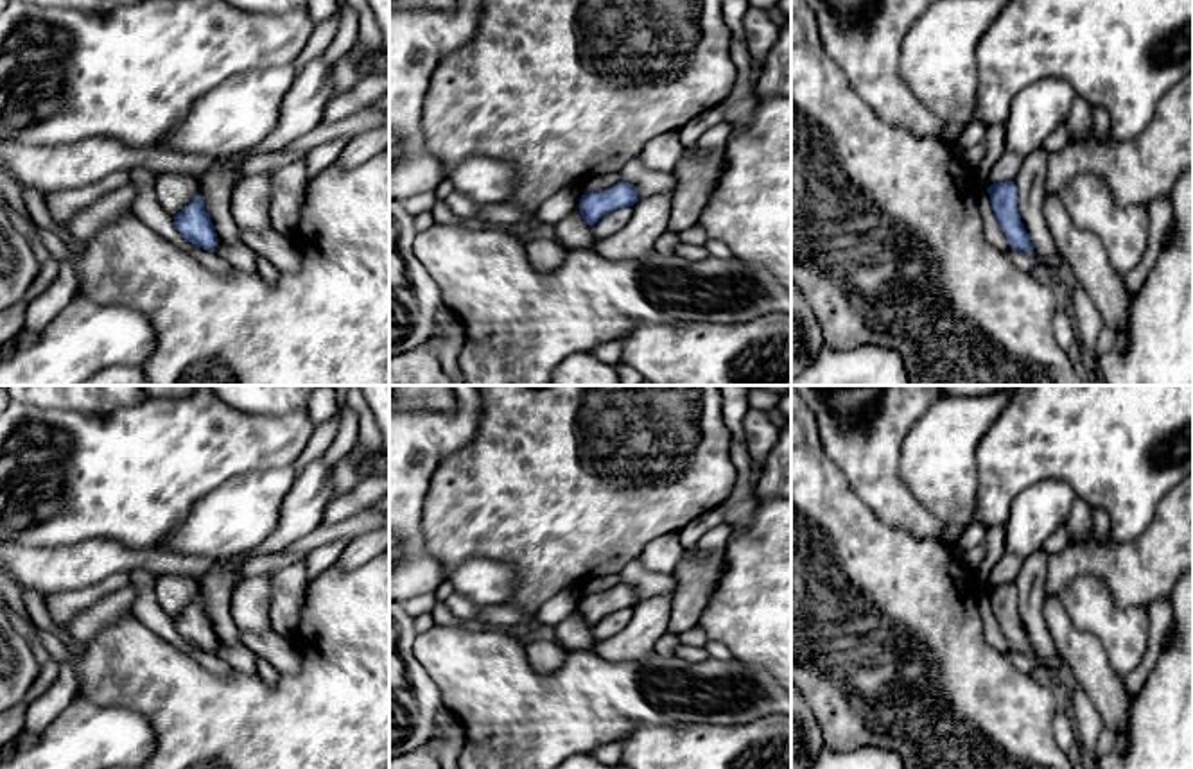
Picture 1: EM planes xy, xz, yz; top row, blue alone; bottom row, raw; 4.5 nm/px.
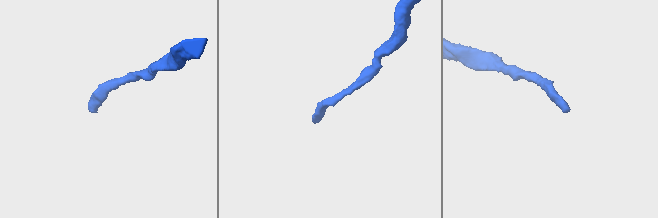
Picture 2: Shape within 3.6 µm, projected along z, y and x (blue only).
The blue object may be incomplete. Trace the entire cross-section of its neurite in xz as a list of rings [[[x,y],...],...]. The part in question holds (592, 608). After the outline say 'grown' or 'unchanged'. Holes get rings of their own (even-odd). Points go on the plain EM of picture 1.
[[[619,583],[617,586],[610,590],[592,593],[592,595],[583,595],[578,609],[583,622],[588,627],[594,627],[606,615],[624,608],[633,608],[637,602],[639,601],[637,601],[637,593],[633,586],[626,583]]] | unchanged

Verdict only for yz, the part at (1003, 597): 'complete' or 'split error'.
complete

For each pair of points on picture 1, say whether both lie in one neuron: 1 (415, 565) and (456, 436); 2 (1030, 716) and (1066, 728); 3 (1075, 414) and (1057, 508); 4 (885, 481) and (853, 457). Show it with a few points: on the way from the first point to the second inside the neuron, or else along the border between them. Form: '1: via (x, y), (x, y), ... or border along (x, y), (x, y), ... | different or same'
1: via (408, 533), (408, 481), (424, 465) | same
2: border along (1055, 712), (1052, 735), (1061, 750) | different
3: border along (1021, 492), (1043, 481), (1064, 481), (1077, 495) | different
4: via (878, 475), (860, 457) | same

